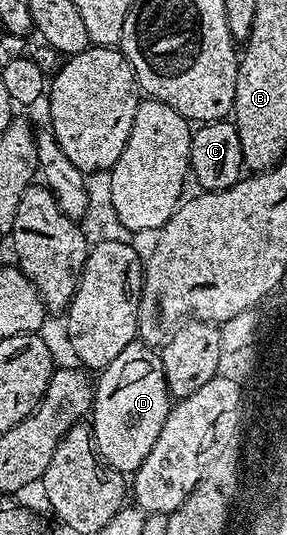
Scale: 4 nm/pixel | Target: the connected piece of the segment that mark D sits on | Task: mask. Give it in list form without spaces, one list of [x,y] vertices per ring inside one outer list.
[[[134,342],[107,367],[100,369],[93,389],[91,427],[97,455],[108,467],[122,474],[136,472],[139,465],[154,452],[156,439],[167,422],[171,397],[165,367],[160,355],[148,344]]]

